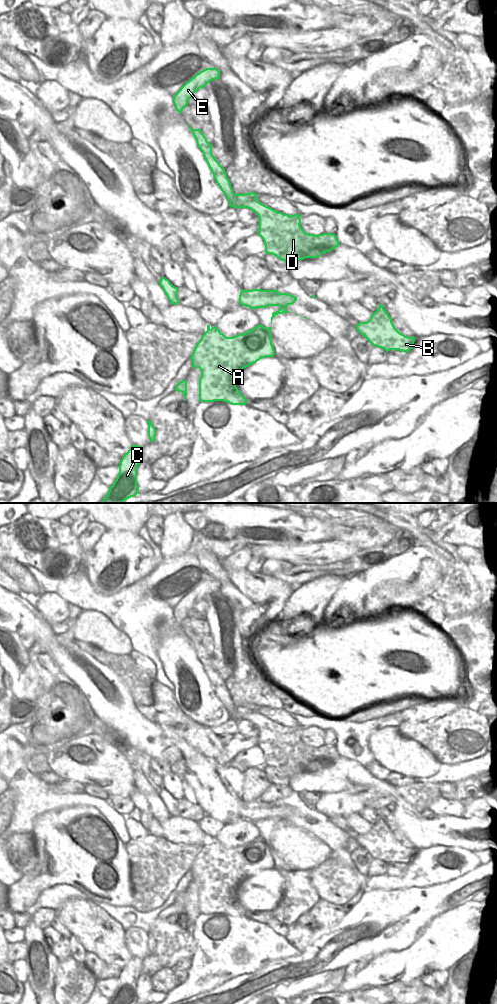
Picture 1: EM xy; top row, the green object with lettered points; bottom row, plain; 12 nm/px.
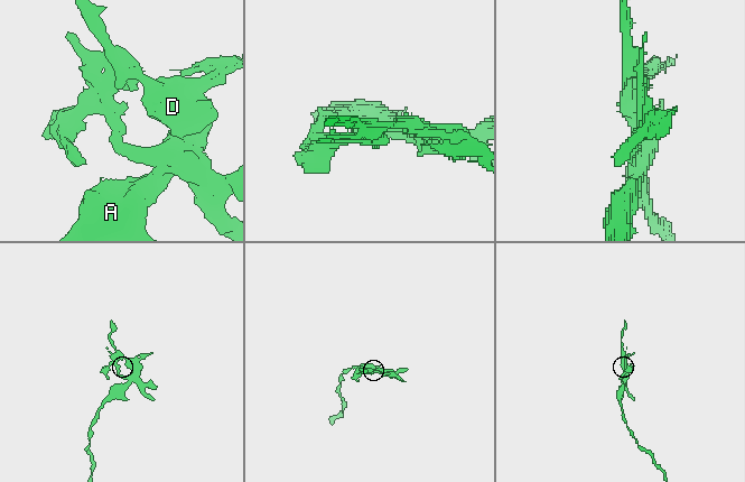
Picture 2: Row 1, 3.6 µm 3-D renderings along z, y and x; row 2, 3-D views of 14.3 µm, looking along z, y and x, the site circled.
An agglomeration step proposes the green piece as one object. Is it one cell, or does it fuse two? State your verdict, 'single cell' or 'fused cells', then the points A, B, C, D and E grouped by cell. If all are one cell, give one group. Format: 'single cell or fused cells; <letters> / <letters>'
fused cells; A C / B D E

